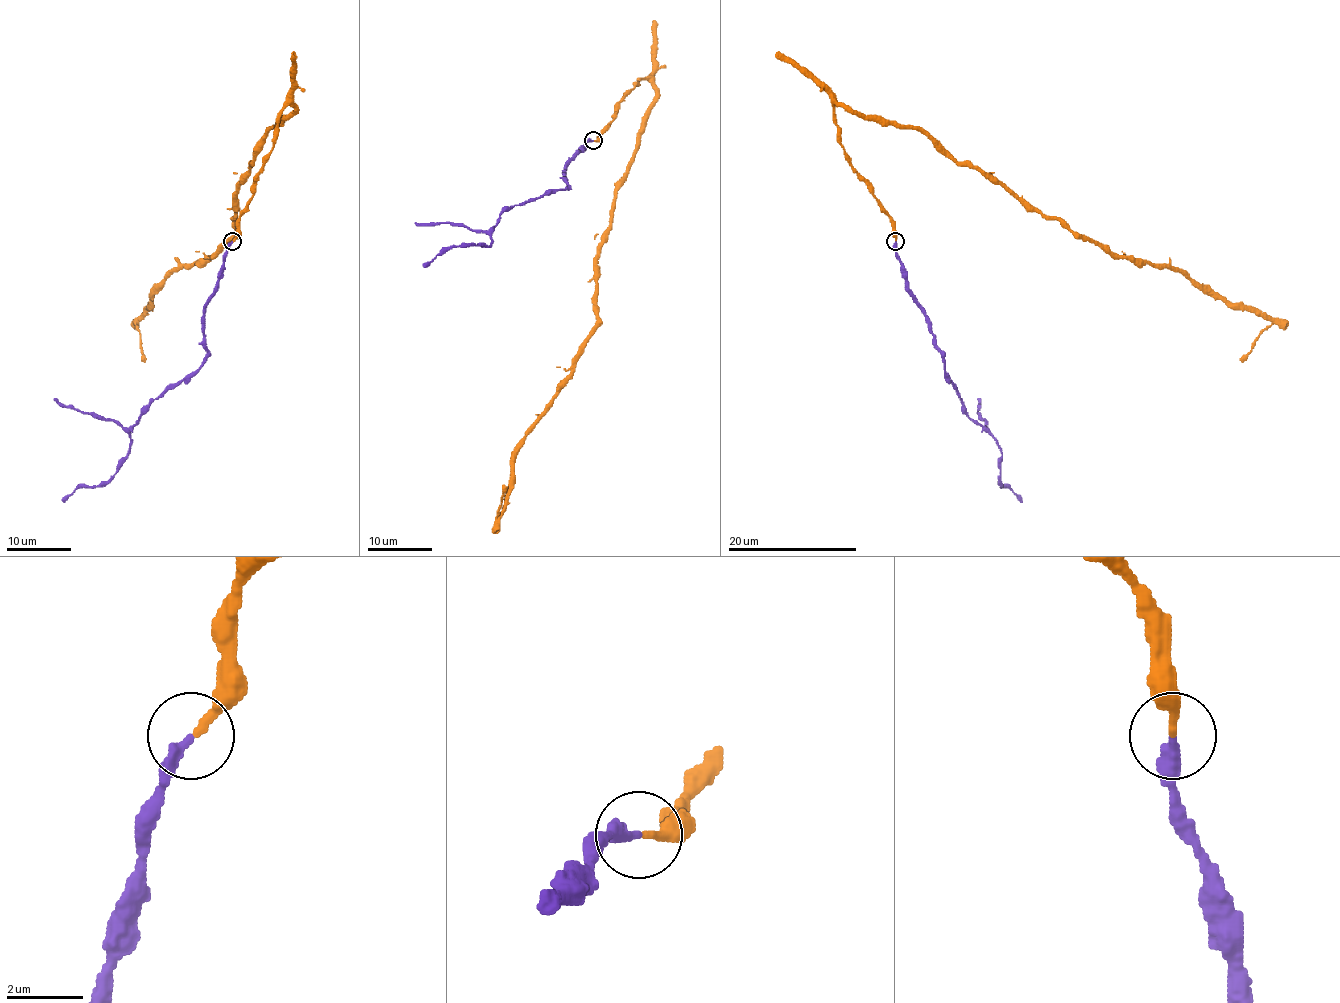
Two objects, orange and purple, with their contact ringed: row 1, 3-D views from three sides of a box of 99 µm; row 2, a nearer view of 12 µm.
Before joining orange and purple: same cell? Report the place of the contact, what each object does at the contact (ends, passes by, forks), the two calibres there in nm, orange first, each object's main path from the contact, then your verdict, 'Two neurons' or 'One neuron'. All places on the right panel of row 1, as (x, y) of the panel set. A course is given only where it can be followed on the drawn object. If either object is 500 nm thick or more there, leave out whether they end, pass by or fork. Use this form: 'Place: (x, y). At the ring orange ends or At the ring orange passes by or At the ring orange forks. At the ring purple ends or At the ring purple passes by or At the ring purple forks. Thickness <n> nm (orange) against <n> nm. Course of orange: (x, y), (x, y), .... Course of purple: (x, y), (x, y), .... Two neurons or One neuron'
Place: (895, 241). At the ring orange ends. At the ring purple ends. Thickness 220 nm (orange) against 300 nm. Course of orange: (895, 241), (844, 151), (834, 104), (926, 132), (1117, 256), (1169, 264), (1257, 309), (1272, 323), (1241, 362). Course of purple: (895, 241), (908, 291), (942, 354), (945, 375), (963, 410), (996, 441), (1000, 484), (1021, 500). One neuron

